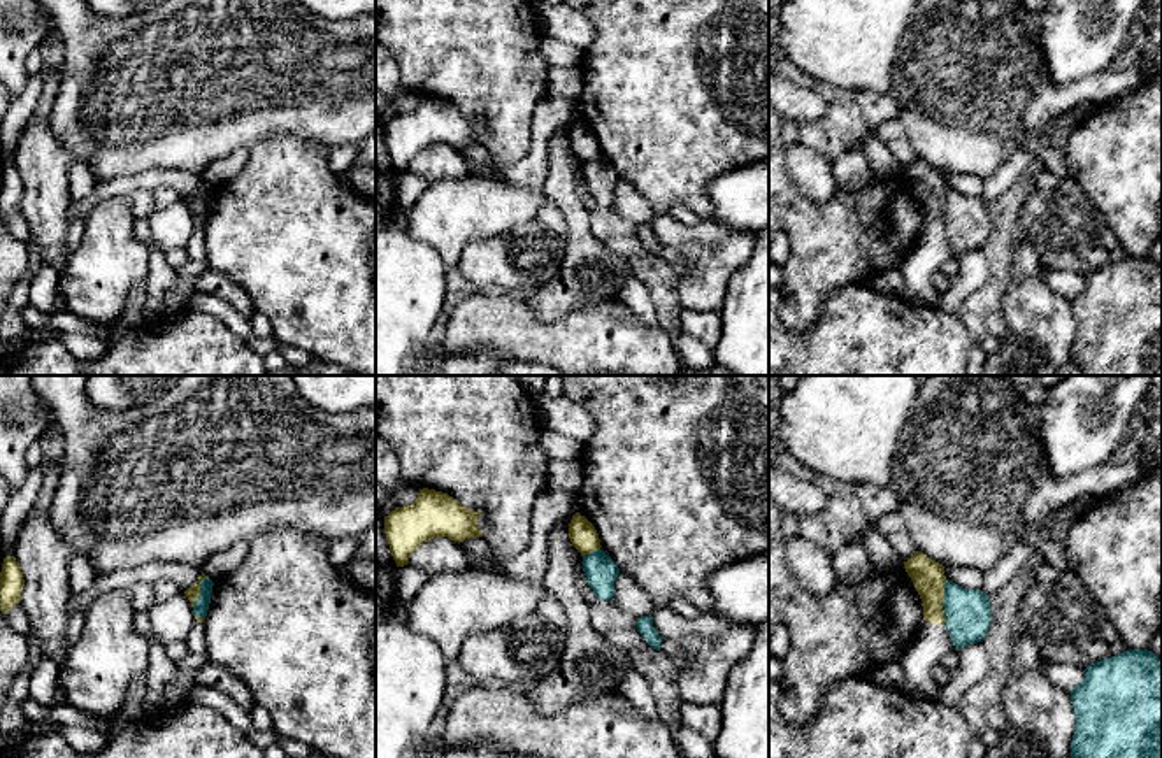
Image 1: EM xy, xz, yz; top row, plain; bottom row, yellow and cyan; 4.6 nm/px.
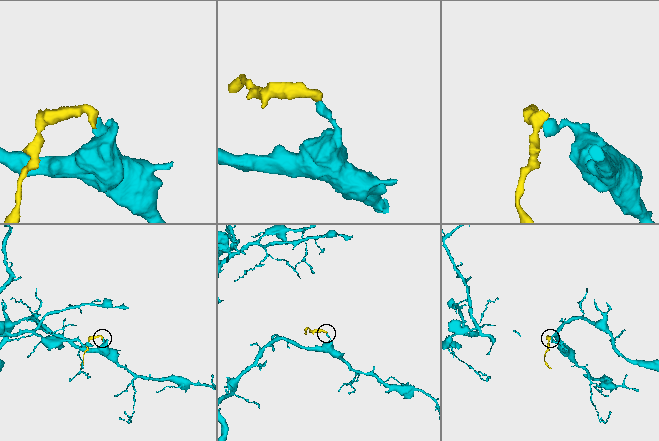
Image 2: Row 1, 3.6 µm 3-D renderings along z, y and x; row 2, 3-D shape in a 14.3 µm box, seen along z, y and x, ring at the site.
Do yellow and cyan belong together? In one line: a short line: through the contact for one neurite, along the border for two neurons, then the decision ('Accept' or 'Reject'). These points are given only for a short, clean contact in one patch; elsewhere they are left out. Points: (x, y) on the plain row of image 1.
Line: xy (193, 199), (199, 199), (202, 209). Accept

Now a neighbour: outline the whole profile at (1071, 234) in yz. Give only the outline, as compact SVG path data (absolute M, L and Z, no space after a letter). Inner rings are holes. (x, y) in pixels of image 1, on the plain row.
M1071 175L1050 191L1036 190L1020 205L1018 218L1050 270L1087 275L1130 256Z

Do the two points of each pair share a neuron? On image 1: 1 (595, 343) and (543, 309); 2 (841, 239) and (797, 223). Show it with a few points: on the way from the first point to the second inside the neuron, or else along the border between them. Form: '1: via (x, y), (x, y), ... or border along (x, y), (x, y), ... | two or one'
1: border along (522, 295), (527, 307), (543, 321), (595, 304) | two
2: via (831, 239), (820, 237), (808, 227) | one

